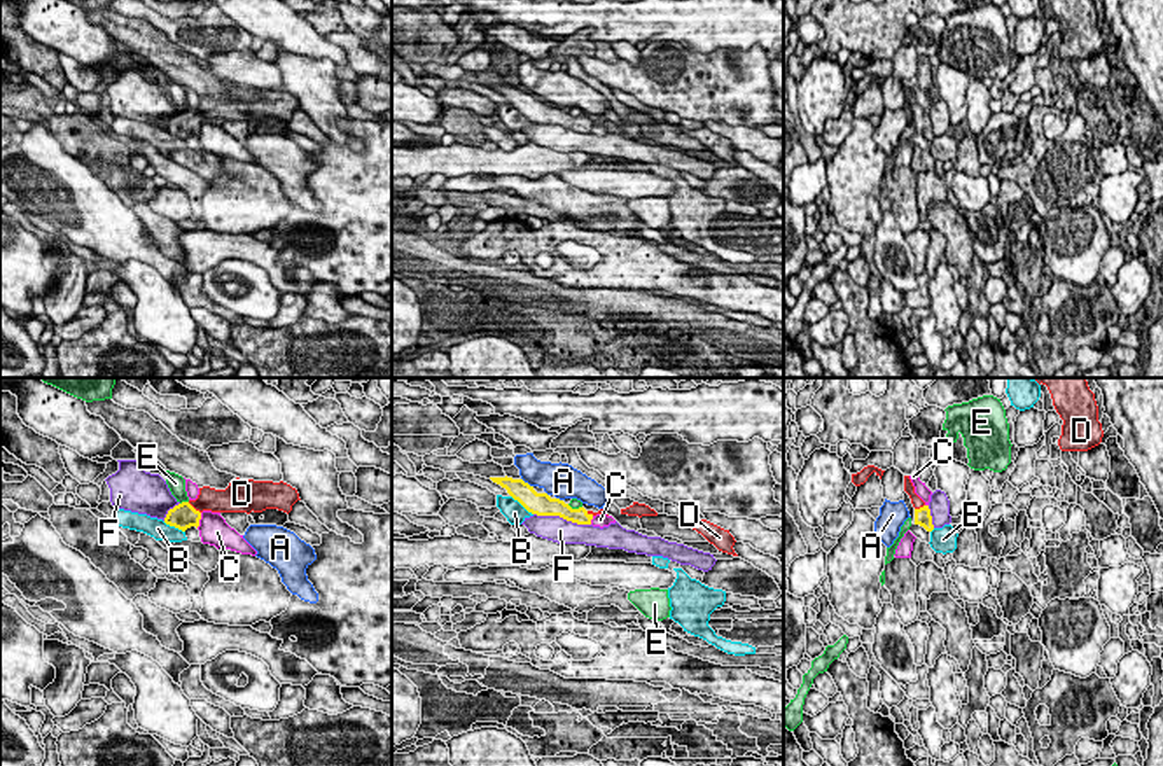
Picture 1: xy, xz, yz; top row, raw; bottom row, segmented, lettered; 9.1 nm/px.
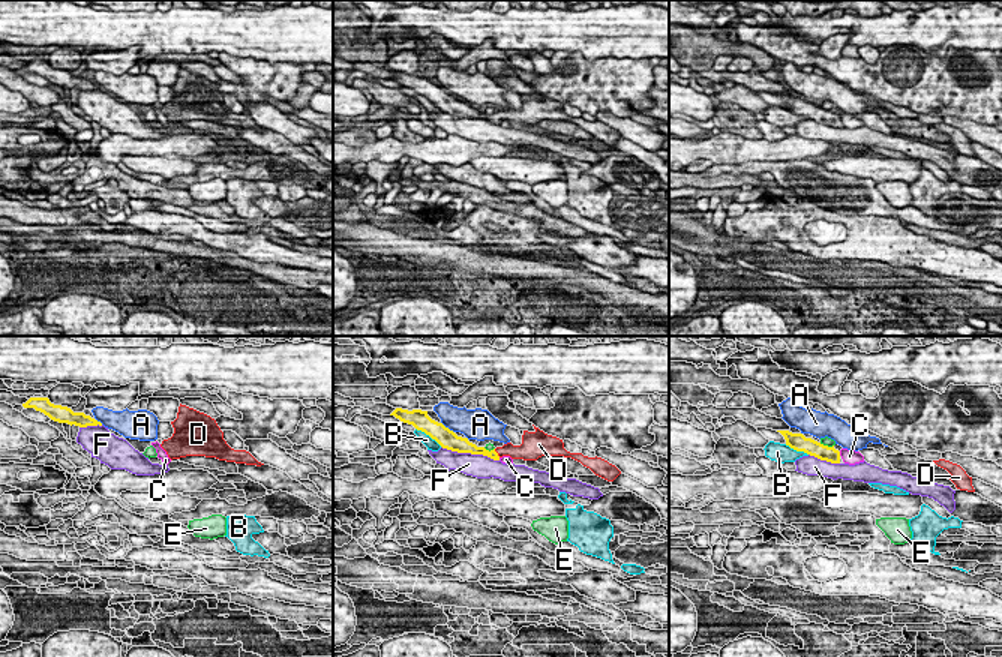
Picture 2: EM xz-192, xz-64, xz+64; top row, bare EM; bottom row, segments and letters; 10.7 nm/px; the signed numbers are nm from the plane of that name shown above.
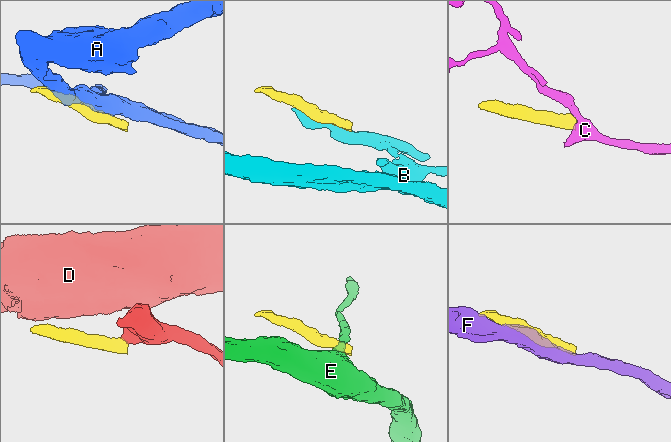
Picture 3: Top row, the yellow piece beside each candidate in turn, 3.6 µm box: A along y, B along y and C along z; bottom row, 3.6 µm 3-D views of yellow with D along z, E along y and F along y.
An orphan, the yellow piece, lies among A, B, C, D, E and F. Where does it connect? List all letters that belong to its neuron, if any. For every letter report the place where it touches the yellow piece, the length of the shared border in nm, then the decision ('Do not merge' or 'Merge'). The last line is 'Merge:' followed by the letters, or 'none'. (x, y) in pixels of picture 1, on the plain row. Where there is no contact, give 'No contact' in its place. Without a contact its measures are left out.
A: Touches yellow at xz (527, 91). Shared border 140 nm. Do not merge
B: Touches yellow at xz (522, 112). Shared border 280 nm. Do not merge
C: Touches yellow at xy (200, 126). Shared border 150 nm. Do not merge
D: Touches yellow at xy (193, 116). Shared border 160 nm. Merge
E: Touches yellow at xy (184, 111). Shared border 90 nm. Do not merge
F: Touches yellow at xz (562, 125). Shared border 550 nm. Do not merge
Merge: D

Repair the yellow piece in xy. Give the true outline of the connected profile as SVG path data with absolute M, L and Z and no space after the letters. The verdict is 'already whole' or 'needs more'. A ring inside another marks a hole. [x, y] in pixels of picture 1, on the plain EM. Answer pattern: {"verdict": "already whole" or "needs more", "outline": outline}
{"verdict": "needs more", "outline": "M233 87L226 98L210 94L199 96L196 108L182 110L168 119L164 131L185 140L199 135L201 121L262 121L278 117L290 121L292 114L301 108L296 96L280 89Z"}

